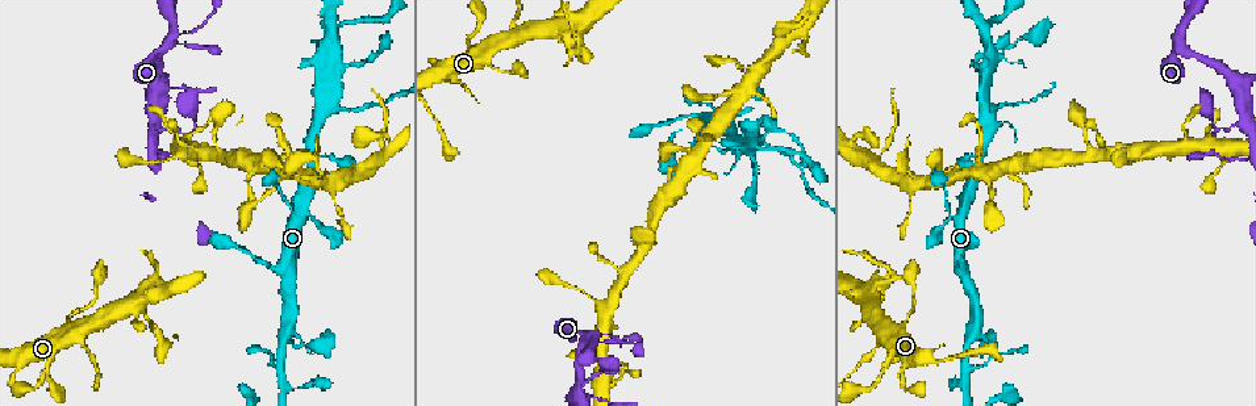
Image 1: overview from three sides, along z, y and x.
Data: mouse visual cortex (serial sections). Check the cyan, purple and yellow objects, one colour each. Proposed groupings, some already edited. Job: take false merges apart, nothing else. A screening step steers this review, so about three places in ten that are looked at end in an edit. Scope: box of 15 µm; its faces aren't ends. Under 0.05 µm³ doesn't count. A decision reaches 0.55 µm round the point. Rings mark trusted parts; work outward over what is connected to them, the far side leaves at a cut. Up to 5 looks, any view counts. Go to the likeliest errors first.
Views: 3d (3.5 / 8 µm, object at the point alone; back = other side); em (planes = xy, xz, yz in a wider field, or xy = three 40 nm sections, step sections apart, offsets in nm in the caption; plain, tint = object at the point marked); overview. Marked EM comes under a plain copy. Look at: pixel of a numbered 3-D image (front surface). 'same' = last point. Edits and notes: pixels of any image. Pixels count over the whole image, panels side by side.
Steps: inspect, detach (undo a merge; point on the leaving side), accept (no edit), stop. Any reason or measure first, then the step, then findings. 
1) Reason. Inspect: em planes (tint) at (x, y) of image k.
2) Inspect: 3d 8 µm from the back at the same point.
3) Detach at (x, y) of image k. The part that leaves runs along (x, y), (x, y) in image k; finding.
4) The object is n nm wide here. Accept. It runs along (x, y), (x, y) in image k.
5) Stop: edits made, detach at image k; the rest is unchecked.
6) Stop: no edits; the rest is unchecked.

Sharp bend. Inspect: em xy step 5 (tint) at (582, 336) of image 1.

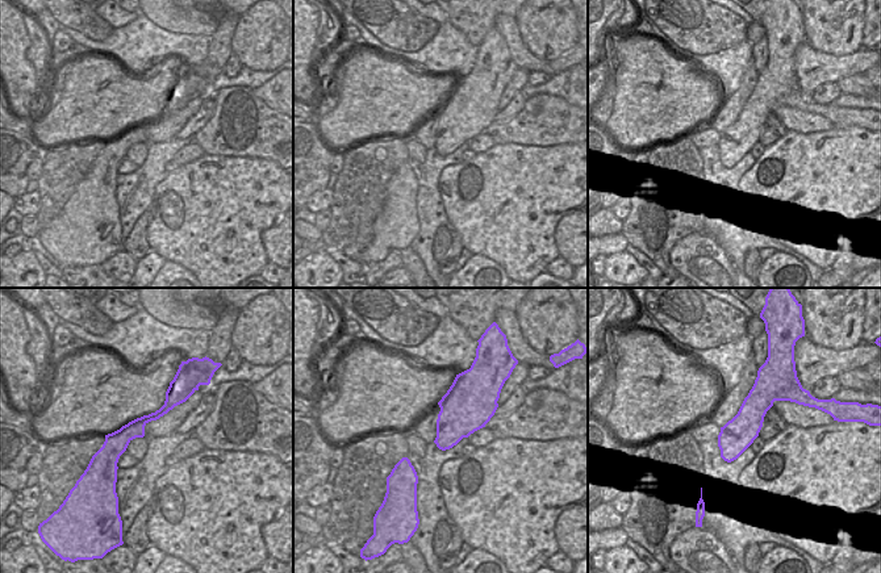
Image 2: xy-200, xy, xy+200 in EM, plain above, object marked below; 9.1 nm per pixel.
Inspect: 3d 3.5 µm at the same point.

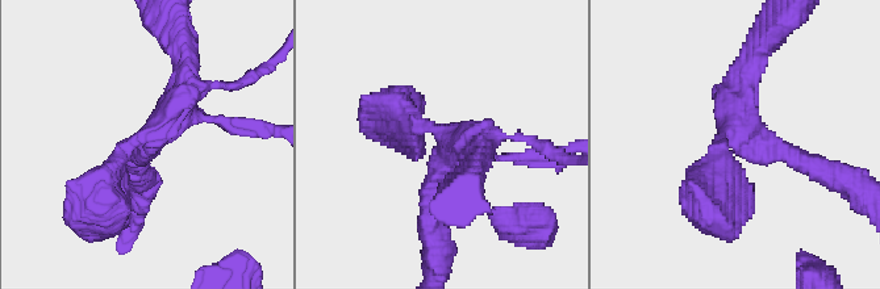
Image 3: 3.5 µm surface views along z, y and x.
Accept. It runs along (397, 120), (450, 143), (433, 217) in image 3; one cell here.

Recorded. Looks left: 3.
Branch point. Inspect: 3d 8 µm at (80, 337) of image 1.

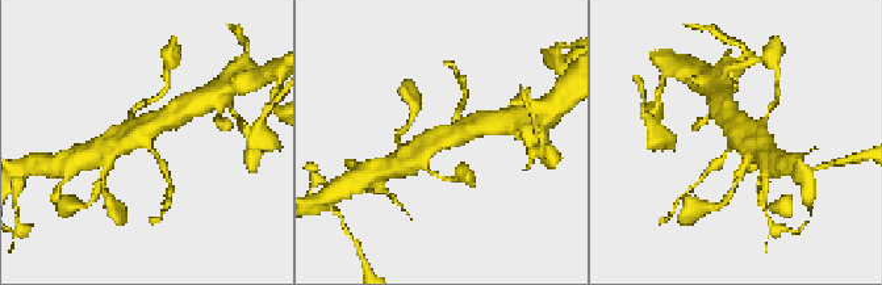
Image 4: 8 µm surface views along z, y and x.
Closer look. Inspect: 3d 3.5 µm at (441, 134) of image 4.

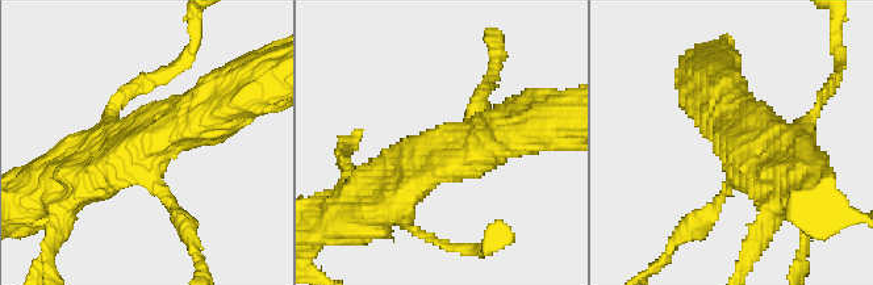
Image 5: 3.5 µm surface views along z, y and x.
3 arms meet here; the arms are 150, 600, 600 nm wide. Inspect: em xy step 5 (tint) at (145, 171) of image 5.

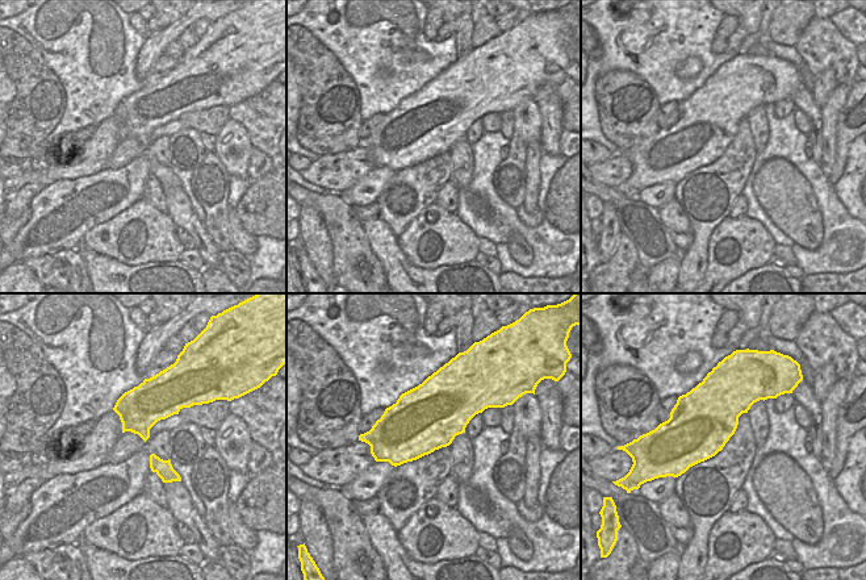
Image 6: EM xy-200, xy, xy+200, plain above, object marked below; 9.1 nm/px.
Accept. It runs along (360, 208), (441, 146), (497, 137) in image 5; one cell here.

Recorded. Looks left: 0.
Stop: no edits; the rest is unchecked.

